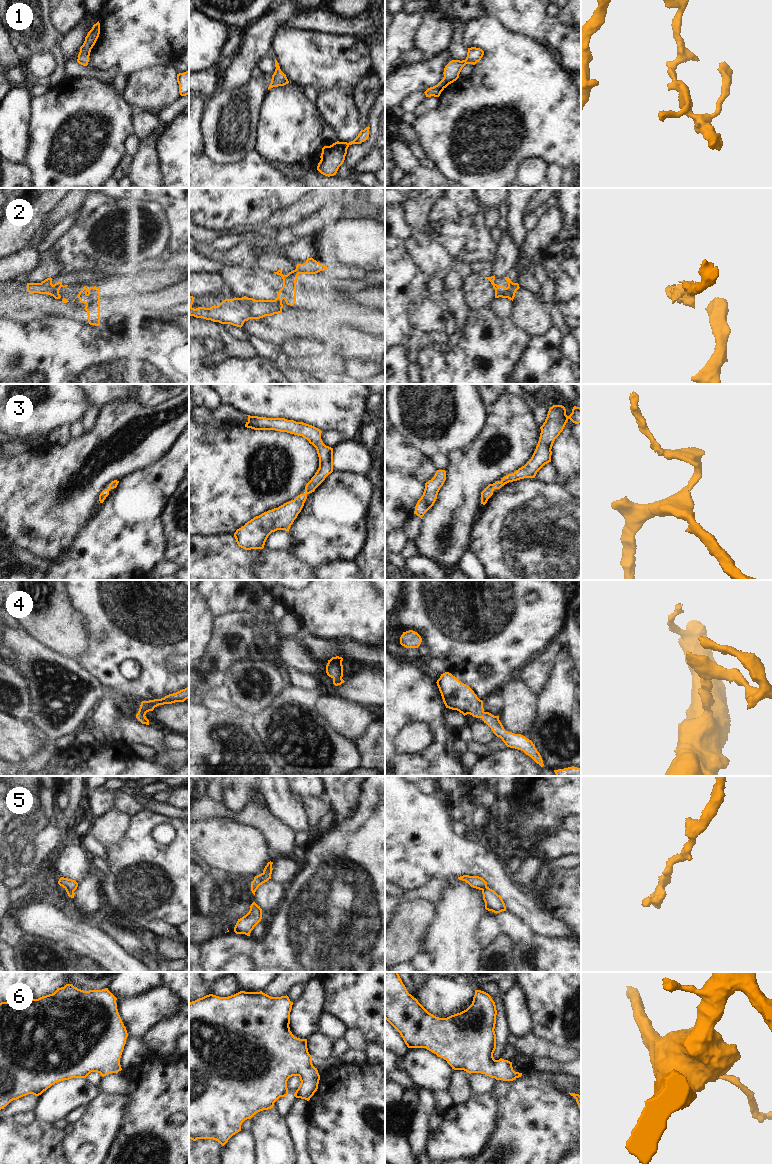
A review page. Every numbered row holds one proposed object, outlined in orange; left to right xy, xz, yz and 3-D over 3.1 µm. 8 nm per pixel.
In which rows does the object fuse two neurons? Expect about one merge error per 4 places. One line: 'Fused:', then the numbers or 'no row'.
Fused: 2

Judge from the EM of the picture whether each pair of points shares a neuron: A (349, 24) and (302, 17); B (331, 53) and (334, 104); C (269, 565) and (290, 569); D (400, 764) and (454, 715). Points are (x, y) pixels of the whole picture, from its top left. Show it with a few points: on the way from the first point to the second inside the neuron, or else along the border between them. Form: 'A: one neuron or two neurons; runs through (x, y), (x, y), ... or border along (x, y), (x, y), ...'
A: one neuron; runs through (337, 24), (314, 20)
B: two neurons; border along (318, 93), (324, 90), (345, 90), (352, 98)
C: one neuron; runs through (274, 569), (285, 569)
D: two neurons; border along (446, 708), (446, 727), (449, 730)

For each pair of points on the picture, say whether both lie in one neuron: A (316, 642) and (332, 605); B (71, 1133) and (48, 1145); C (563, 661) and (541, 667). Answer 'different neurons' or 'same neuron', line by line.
A: different neurons
B: different neurons
C: different neurons

